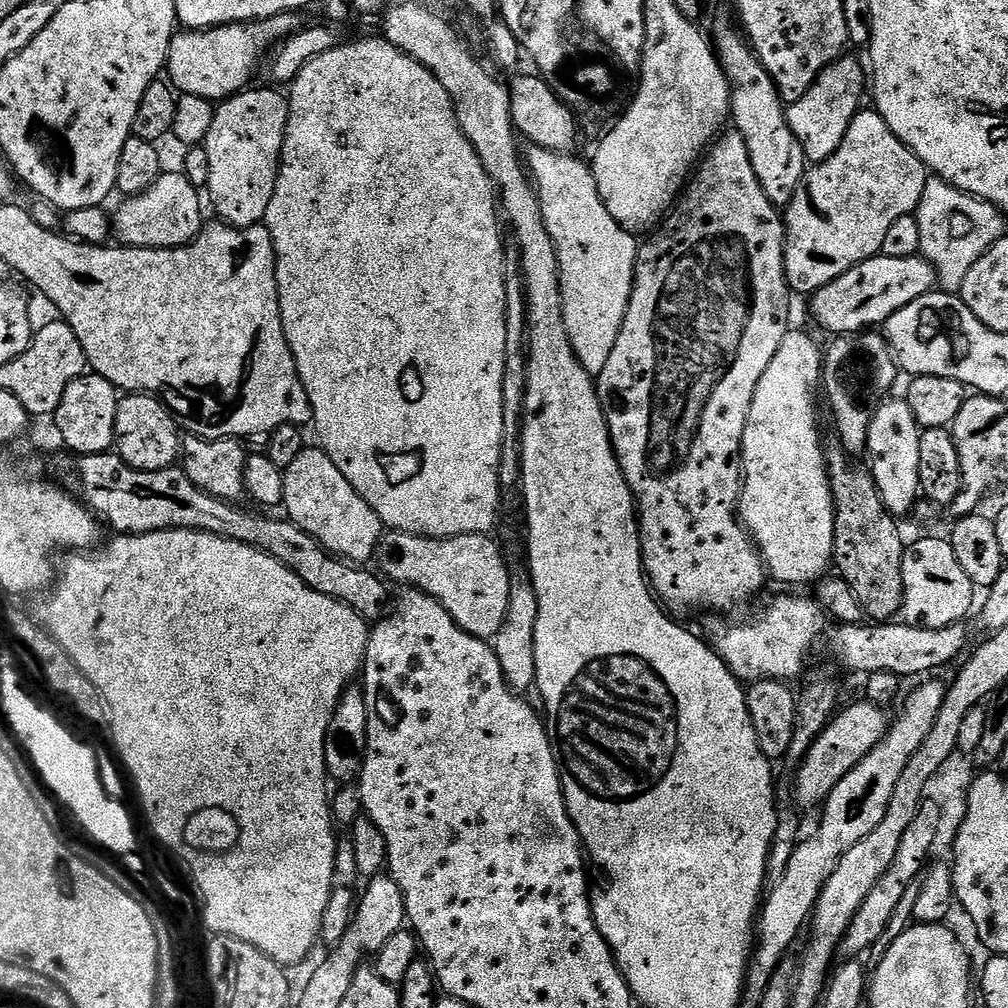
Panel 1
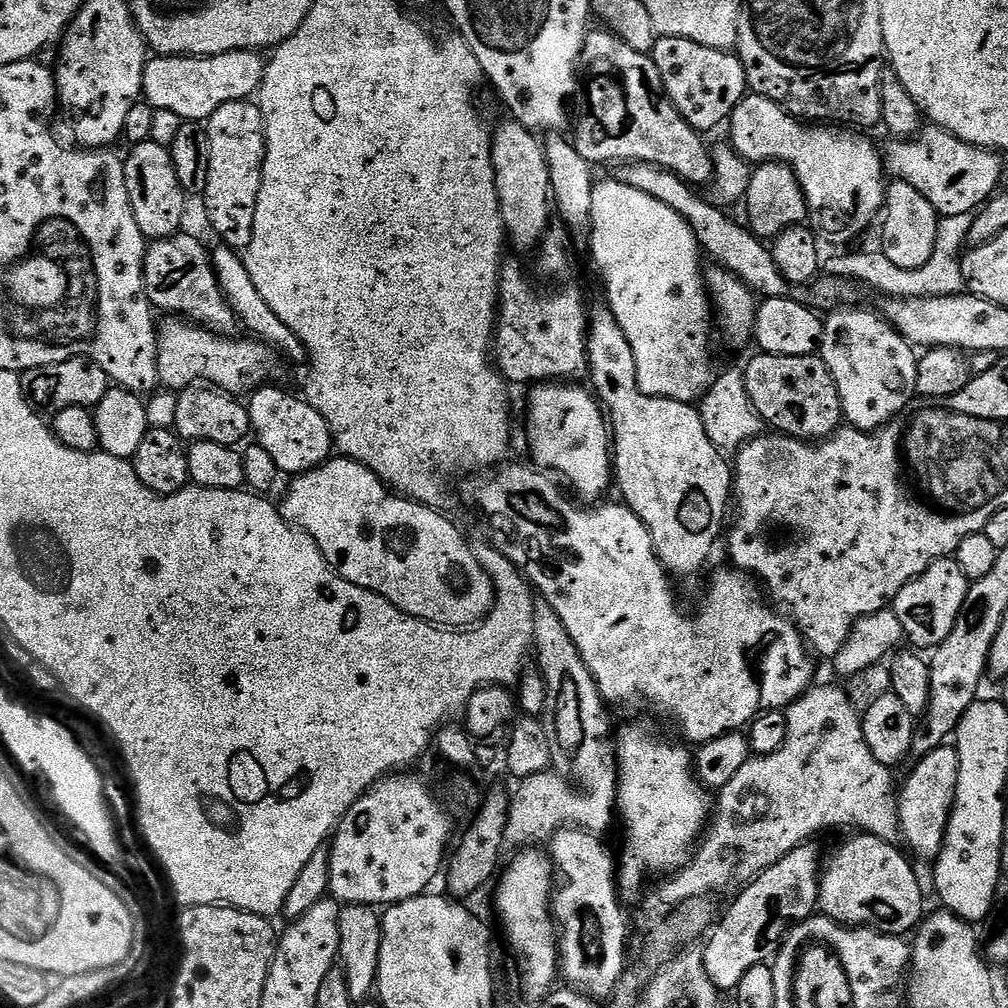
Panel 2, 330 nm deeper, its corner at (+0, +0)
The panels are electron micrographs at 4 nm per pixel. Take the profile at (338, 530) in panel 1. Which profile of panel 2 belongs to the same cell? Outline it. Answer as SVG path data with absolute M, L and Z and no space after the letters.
M257 387L246 400L255 439L262 450L274 458L274 466L278 466L285 477L295 478L304 472L316 471L334 452L334 437L326 418L322 418L322 414L318 414L318 410L299 395L291 396L280 388L264 387Z

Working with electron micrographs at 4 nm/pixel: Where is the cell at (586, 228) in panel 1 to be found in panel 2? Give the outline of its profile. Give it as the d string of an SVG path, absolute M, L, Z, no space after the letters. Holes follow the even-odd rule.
M609 178L609 180L604 181L601 179L597 183L592 197L594 198L594 206L592 207L590 253L592 252L592 260L596 263L596 268L600 271L601 278L604 279L604 292L608 295L606 297L608 308L614 314L618 326L622 326L622 334L626 334L626 342L630 342L630 350L634 350L634 362L637 369L640 369L636 374L638 386L645 390L651 390L656 394L666 393L670 399L678 402L690 404L699 401L701 396L705 396L708 393L708 388L714 379L714 371L712 372L714 308L710 303L706 287L706 276L702 268L700 272L702 253L700 251L700 243L696 241L694 230L677 212L670 210L670 206L666 206L666 202L658 202L658 198L654 198L650 194L642 194L642 190L634 190L634 186L626 186L622 181L615 178ZM644 368L661 368L664 372L644 372Z

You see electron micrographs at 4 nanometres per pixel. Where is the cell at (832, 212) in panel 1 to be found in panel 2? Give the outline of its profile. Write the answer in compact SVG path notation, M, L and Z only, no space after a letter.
M935 126L921 127L911 140L892 142L882 156L887 175L892 180L910 182L941 217L975 213L997 195L1000 175L1004 172L999 158L993 149L967 144Z

